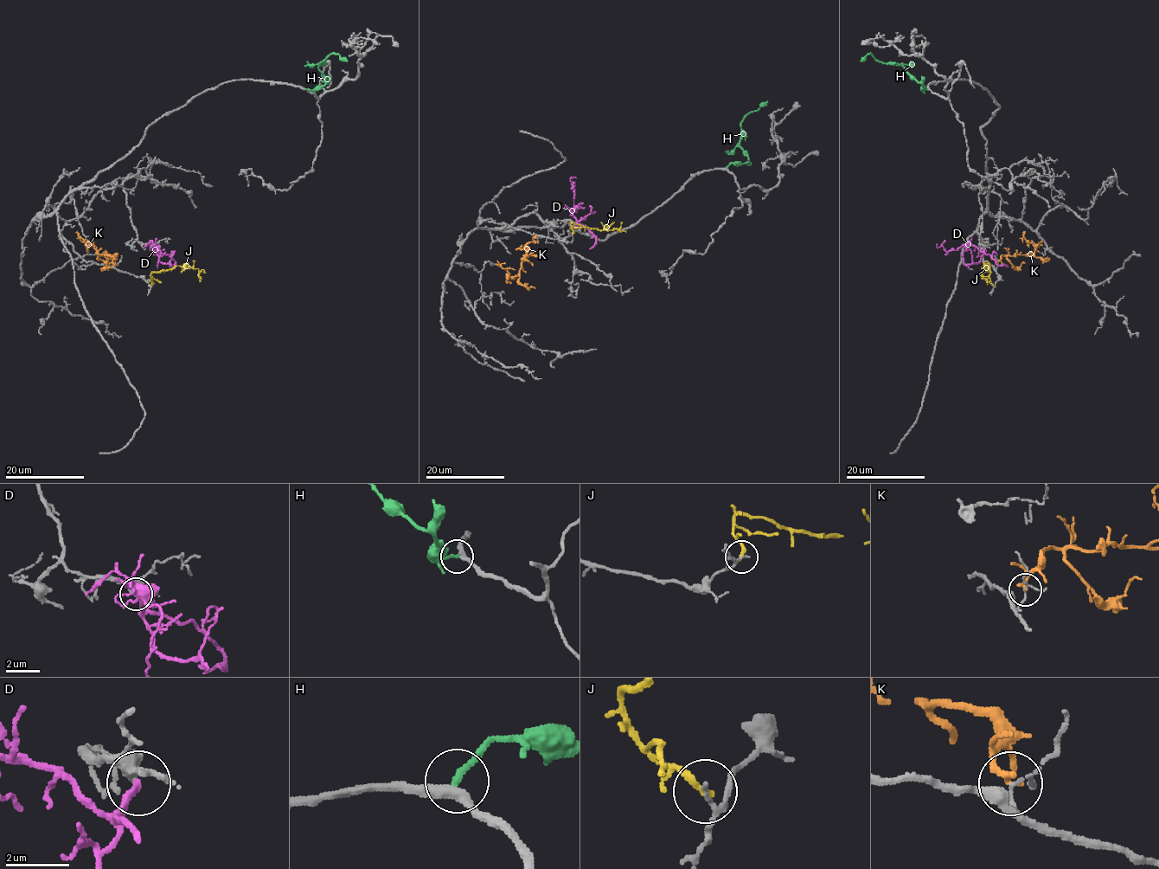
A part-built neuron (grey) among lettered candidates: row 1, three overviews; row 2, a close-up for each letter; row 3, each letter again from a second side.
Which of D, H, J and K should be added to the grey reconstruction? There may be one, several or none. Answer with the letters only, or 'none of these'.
H

